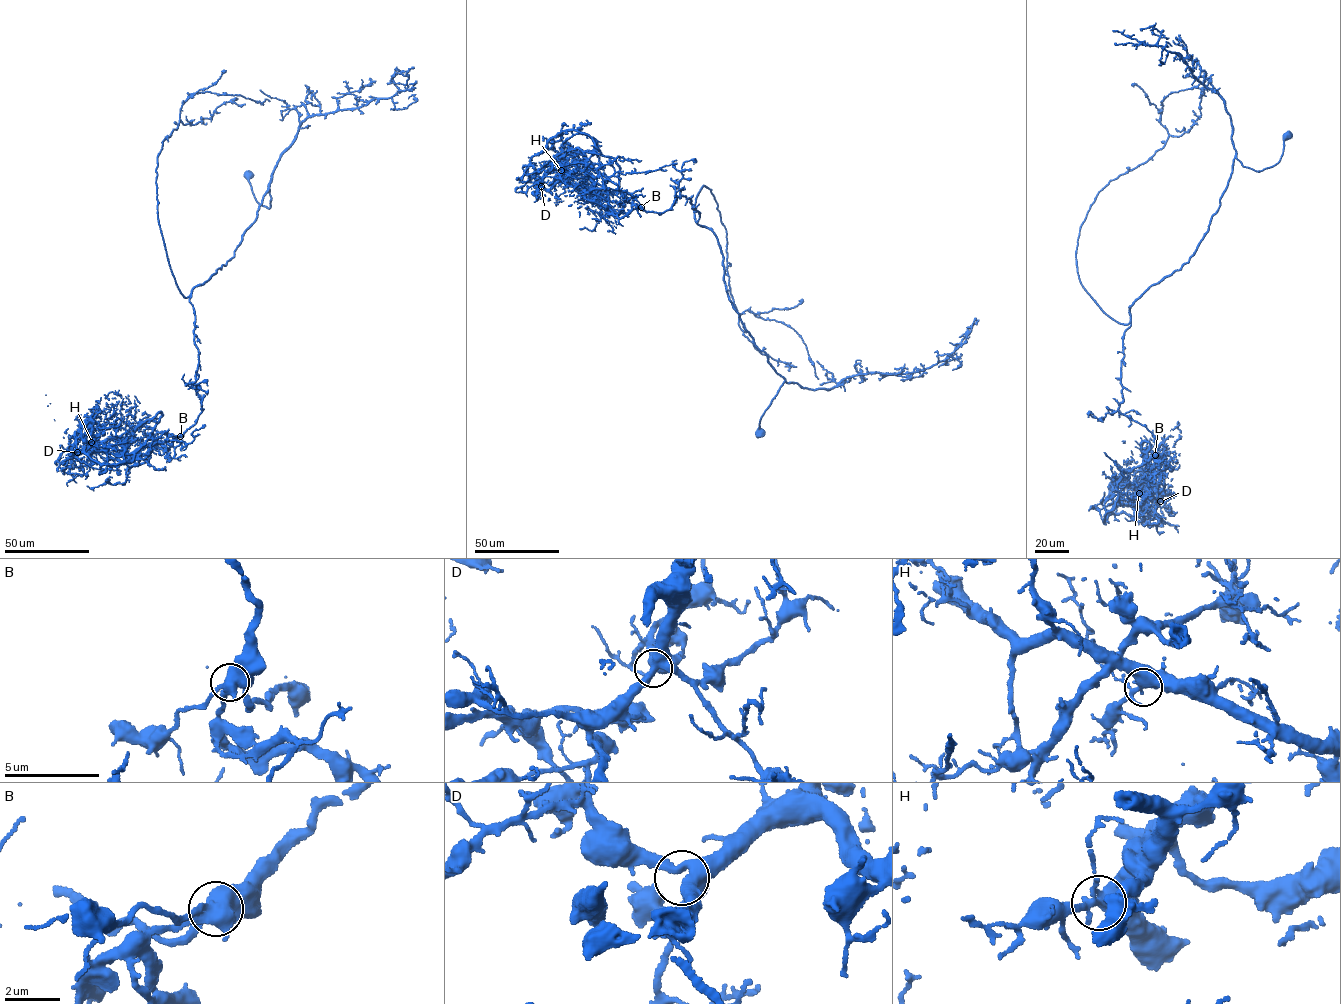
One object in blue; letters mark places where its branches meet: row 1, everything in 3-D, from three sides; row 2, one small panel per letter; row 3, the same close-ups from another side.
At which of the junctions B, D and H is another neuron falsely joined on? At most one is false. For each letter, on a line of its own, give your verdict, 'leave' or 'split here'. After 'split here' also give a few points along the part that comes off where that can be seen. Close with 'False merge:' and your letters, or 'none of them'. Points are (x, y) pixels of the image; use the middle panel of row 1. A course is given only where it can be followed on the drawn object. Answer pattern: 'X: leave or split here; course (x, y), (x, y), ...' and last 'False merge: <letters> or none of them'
B: split here; course (641, 207), (661, 214), (678, 188), (692, 201), (732, 307), (787, 383), (924, 370), (976, 324)
D: leave
H: leave
False merge: B

